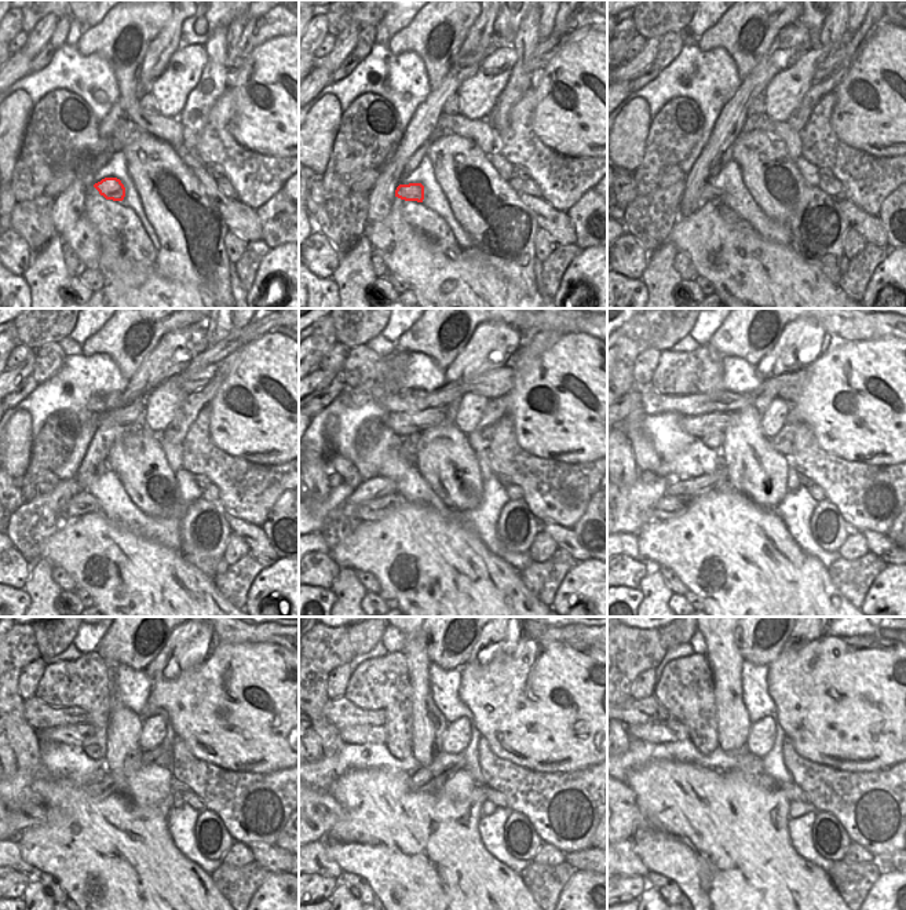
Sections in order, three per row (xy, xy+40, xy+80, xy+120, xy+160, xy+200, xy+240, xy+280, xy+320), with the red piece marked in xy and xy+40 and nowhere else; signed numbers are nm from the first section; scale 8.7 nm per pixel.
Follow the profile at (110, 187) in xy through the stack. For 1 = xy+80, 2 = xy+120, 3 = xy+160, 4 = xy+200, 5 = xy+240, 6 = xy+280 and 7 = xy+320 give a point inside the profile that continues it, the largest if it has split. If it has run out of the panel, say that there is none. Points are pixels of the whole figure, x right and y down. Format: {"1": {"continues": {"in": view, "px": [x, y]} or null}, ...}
{"1": {"continues": {"in": "xy+80", "px": [708, 194]}}, "2": {"continues": {"in": "xy+120", "px": [83, 503]}}, "3": {"continues": {"in": "xy+160", "px": [373, 510]}}, "4": {"continues": {"in": "xy+200", "px": [668, 507]}}, "5": {"continues": {"in": "xy+240", "px": [30, 814]}}, "6": {"continues": {"in": "xy+280", "px": [327, 811]}}, "7": {"continues": {"in": "xy+320", "px": [635, 815]}}}

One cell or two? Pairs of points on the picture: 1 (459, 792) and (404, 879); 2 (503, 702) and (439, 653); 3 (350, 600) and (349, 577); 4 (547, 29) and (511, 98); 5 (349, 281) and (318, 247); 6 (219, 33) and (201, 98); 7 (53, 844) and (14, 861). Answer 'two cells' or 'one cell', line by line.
1: two cells
2: two cells
3: one cell
4: two cells
5: two cells
6: one cell
7: two cells

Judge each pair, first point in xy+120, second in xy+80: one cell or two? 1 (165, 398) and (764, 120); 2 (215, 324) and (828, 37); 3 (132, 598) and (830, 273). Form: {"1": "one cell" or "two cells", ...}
{"1": "two cells", "2": "one cell", "3": "two cells"}

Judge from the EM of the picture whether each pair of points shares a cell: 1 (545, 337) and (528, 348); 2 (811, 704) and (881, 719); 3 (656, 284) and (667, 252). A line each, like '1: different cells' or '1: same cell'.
1: same cell
2: same cell
3: same cell

